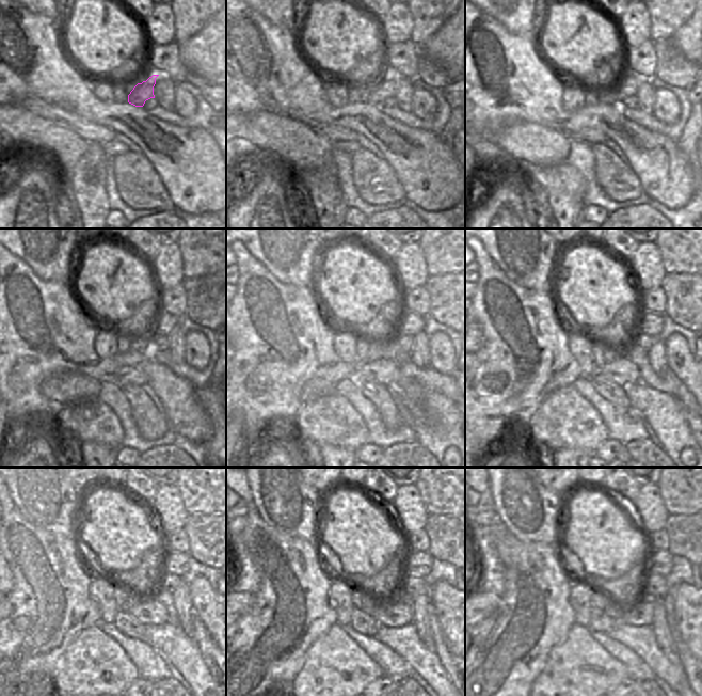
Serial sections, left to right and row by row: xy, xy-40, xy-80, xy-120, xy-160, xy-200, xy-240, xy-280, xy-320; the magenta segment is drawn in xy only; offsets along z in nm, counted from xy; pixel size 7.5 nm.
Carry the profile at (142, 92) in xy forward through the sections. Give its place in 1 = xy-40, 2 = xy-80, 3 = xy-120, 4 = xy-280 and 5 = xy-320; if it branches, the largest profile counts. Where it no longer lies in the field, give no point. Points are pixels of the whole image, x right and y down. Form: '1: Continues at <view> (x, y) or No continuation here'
1: Continues at xy-40 (385, 88)
2: Continues at xy-80 (628, 85)
3: Continues at xy-120 (157, 323)
4: Continues at xy-280 (416, 563)
5: Continues at xy-320 (657, 562)

